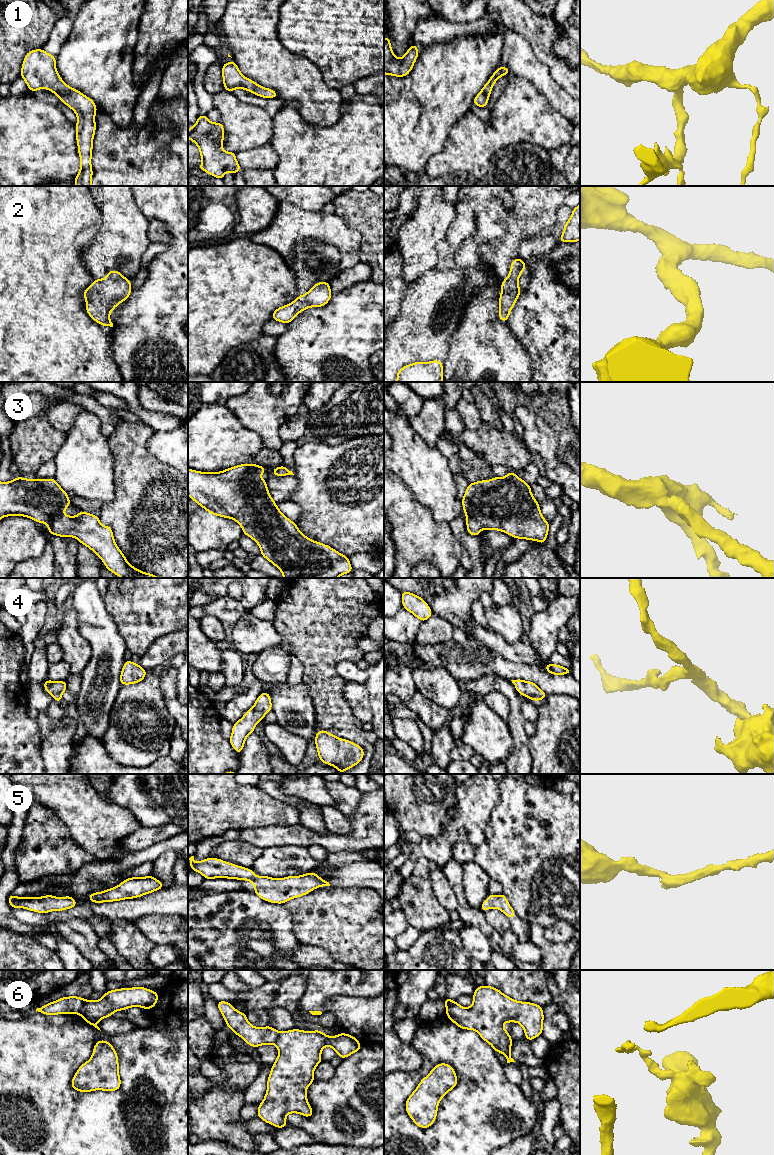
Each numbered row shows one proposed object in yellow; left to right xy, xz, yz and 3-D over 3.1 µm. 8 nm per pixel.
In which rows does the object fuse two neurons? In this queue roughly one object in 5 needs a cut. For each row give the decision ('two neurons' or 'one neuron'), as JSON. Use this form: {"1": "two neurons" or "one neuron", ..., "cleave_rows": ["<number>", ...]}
{"1": "one neuron", "2": "one neuron", "3": "one neuron", "4": "one neuron", "5": "one neuron", "6": "two neurons", "cleave_rows": ["6"]}

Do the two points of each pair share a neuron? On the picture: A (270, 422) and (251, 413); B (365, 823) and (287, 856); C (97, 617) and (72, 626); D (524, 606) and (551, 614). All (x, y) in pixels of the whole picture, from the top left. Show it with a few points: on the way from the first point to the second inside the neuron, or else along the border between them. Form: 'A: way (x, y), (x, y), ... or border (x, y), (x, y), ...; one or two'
A: way (265, 417), (261, 413), (256, 413); one
B: border (284, 845), (300, 845), (307, 848); two
C: border (69, 602), (76, 612), (78, 632), (89, 644); two
D: border (536, 612), (530, 618); two

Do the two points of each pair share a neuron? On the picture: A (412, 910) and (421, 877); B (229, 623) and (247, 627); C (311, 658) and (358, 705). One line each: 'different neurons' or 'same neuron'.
A: same neuron
B: different neurons
C: different neurons

